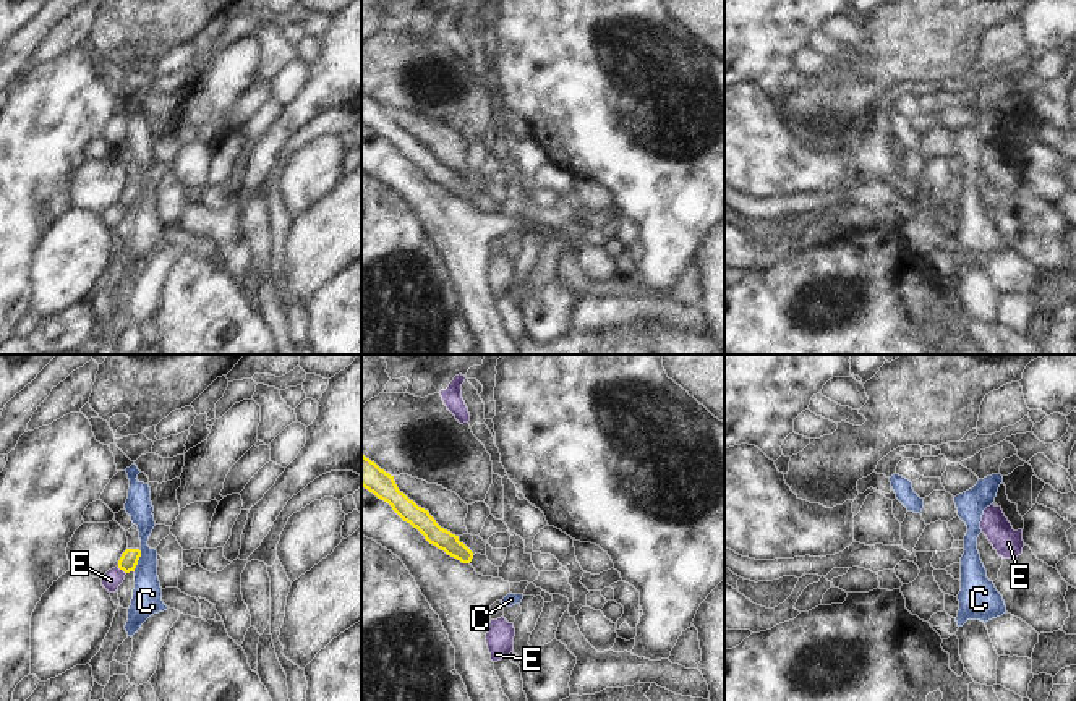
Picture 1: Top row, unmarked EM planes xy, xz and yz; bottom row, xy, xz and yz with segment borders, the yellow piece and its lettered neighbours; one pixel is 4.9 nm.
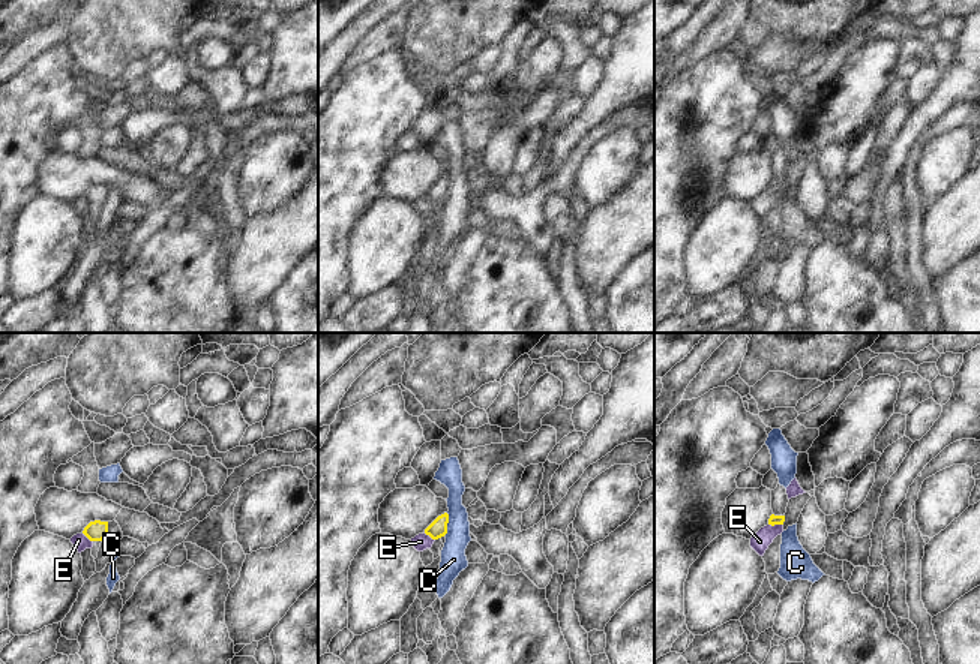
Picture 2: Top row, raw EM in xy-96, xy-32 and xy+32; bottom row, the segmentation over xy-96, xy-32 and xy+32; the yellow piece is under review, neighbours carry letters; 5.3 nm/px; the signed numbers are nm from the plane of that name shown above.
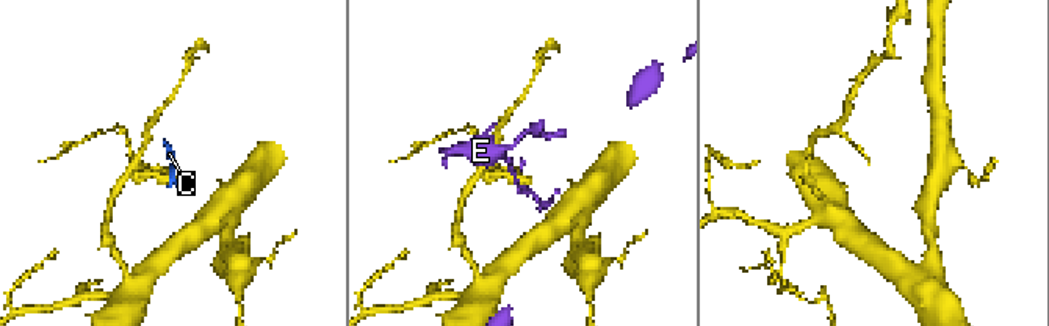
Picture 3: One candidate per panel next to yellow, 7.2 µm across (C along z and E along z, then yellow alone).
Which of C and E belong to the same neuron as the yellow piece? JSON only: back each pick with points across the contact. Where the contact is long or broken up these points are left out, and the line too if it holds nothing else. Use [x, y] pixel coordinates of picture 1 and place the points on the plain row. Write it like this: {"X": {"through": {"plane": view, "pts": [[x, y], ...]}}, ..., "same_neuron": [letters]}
{"same_neuron": []}

